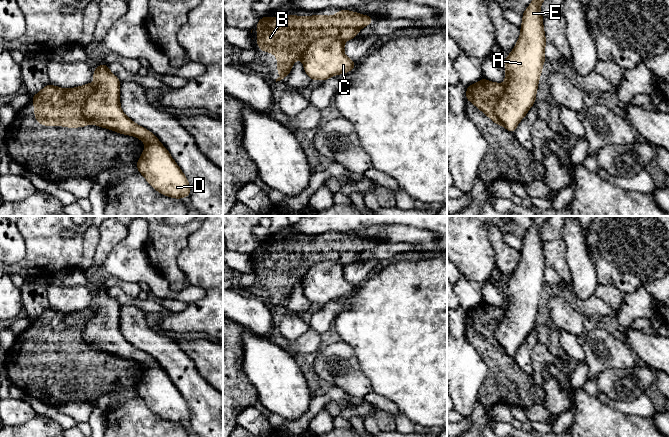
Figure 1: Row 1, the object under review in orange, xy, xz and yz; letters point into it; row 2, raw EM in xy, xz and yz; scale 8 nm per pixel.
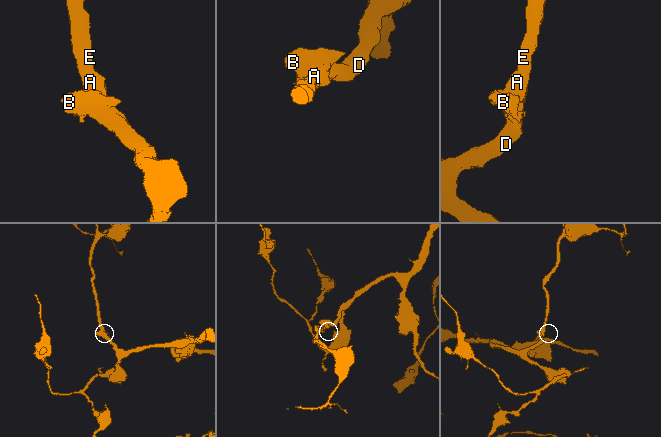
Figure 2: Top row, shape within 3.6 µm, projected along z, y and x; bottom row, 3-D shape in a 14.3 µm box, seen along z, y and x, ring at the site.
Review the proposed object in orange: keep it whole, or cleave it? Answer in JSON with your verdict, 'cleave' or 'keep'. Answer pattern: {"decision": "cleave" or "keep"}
{"decision": "cleave"}

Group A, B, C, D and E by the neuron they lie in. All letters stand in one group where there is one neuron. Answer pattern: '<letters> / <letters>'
A C D E / B

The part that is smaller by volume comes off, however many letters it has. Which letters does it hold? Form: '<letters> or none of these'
B

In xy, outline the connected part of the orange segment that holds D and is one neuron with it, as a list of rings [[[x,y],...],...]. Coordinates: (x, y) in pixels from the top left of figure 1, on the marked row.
[[[108,65],[94,69],[95,90],[87,98],[83,116],[92,124],[132,135],[141,139],[146,147],[137,162],[137,169],[147,182],[159,193],[181,199],[190,197],[190,186],[184,173],[168,150],[149,130],[130,120],[120,107],[120,84]]]

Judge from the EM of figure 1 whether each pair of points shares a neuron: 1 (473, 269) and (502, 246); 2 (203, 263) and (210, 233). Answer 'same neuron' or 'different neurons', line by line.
1: different neurons
2: same neuron

